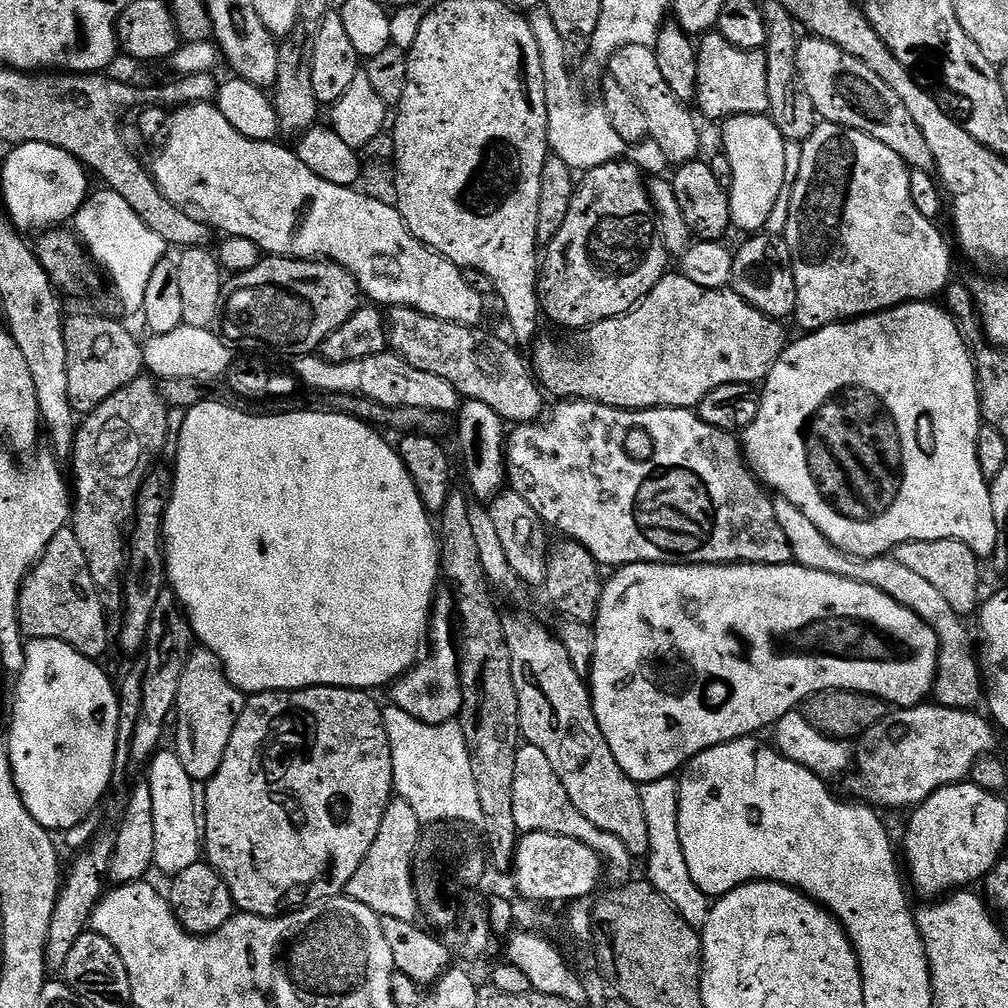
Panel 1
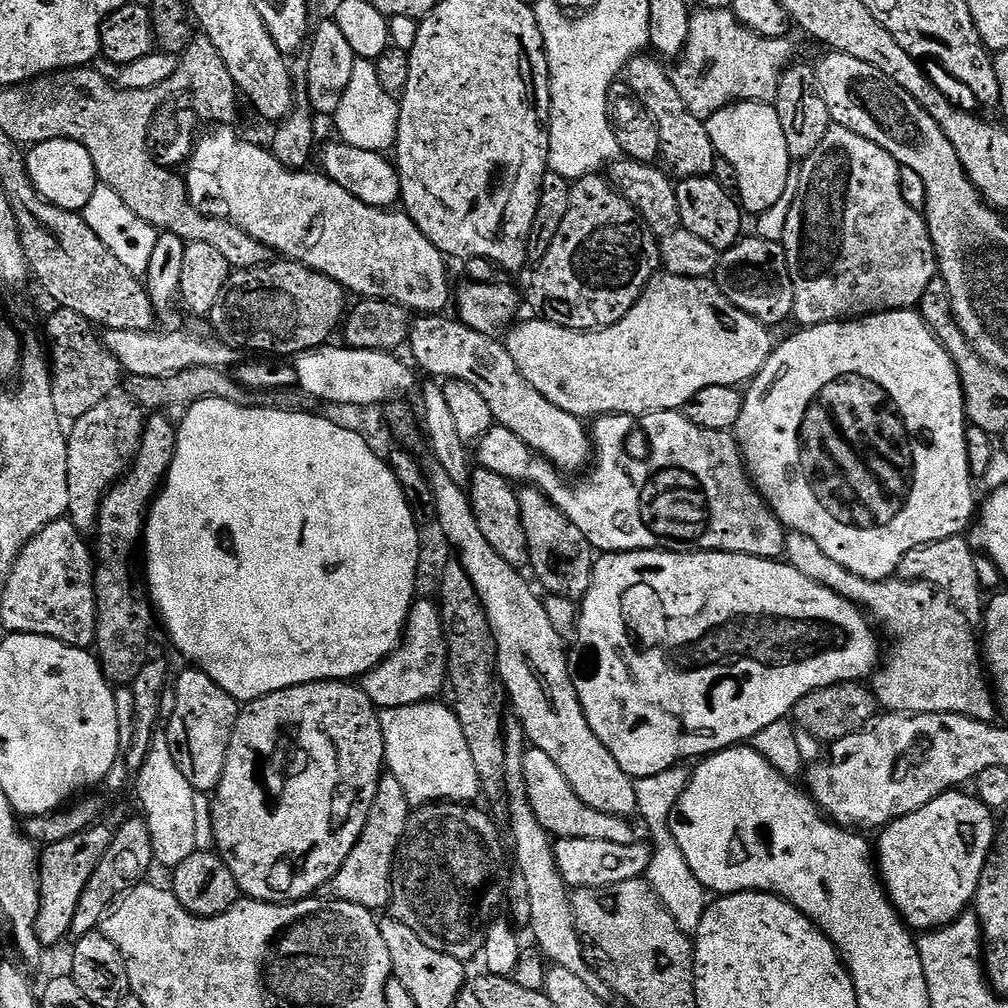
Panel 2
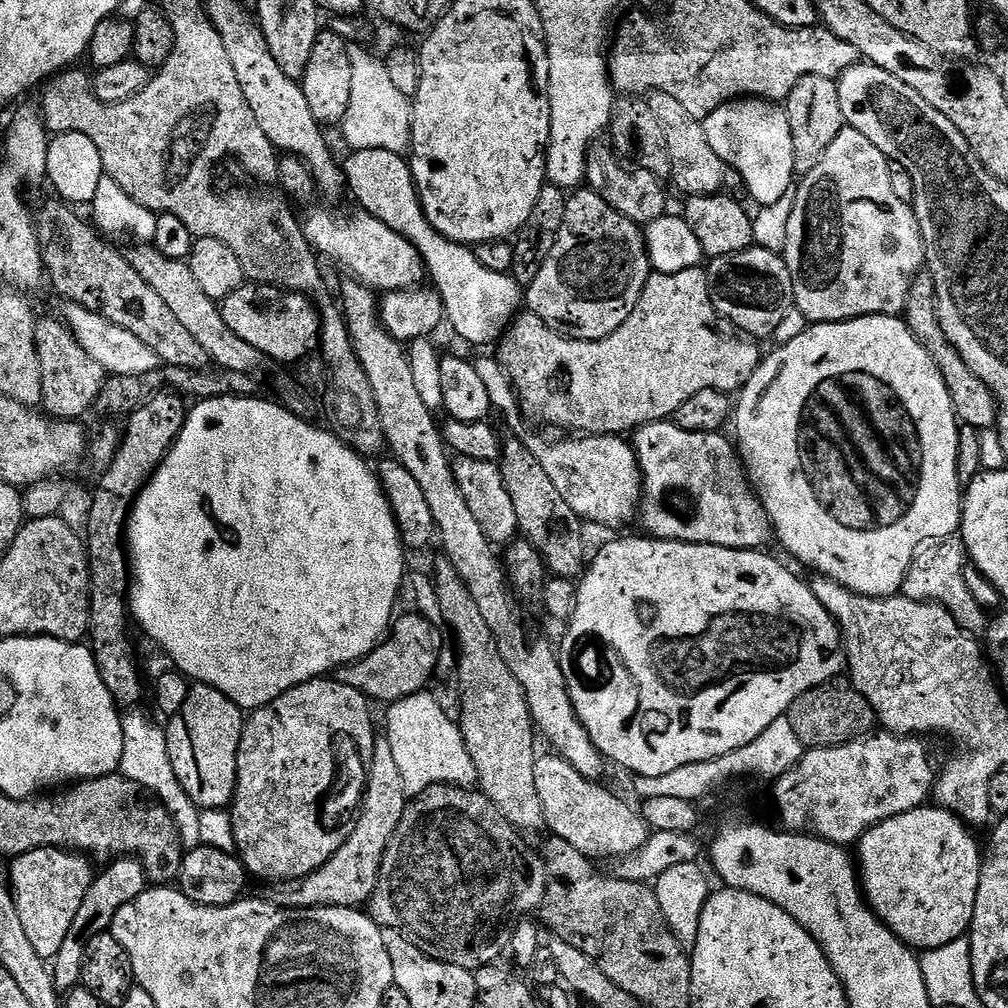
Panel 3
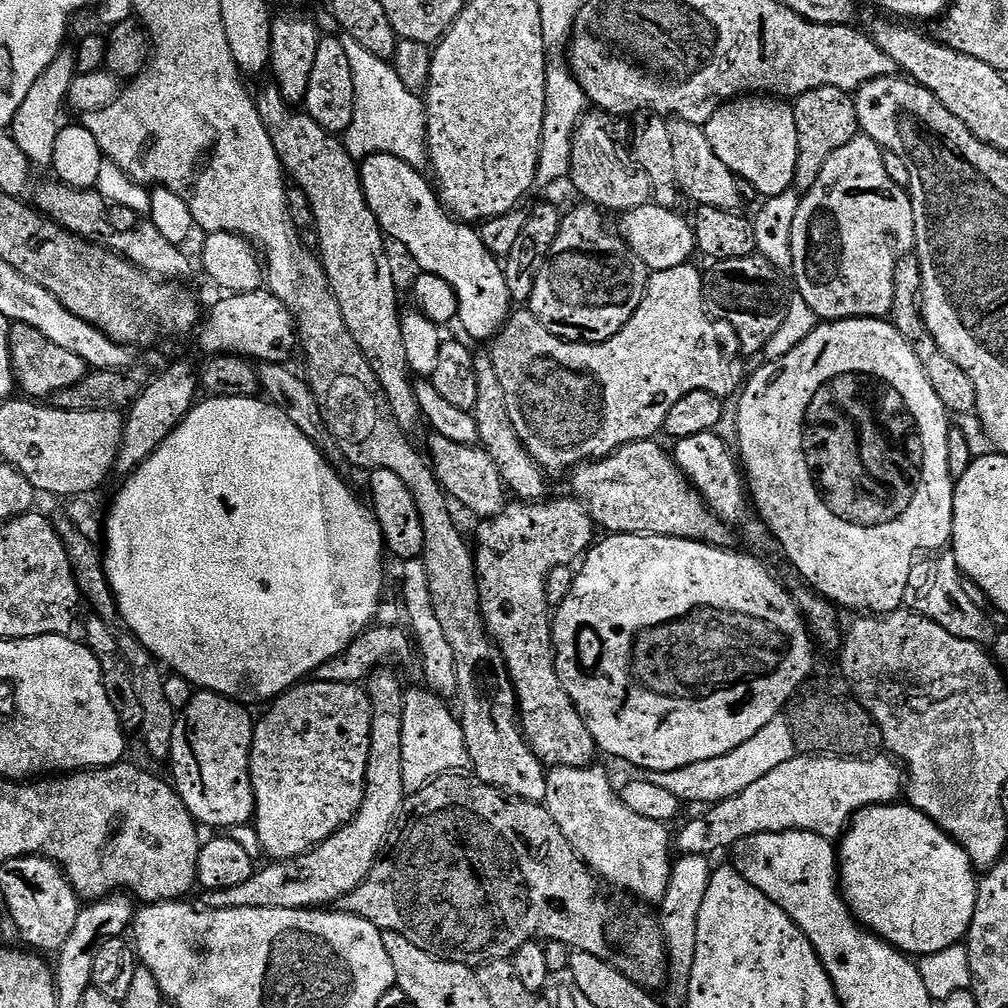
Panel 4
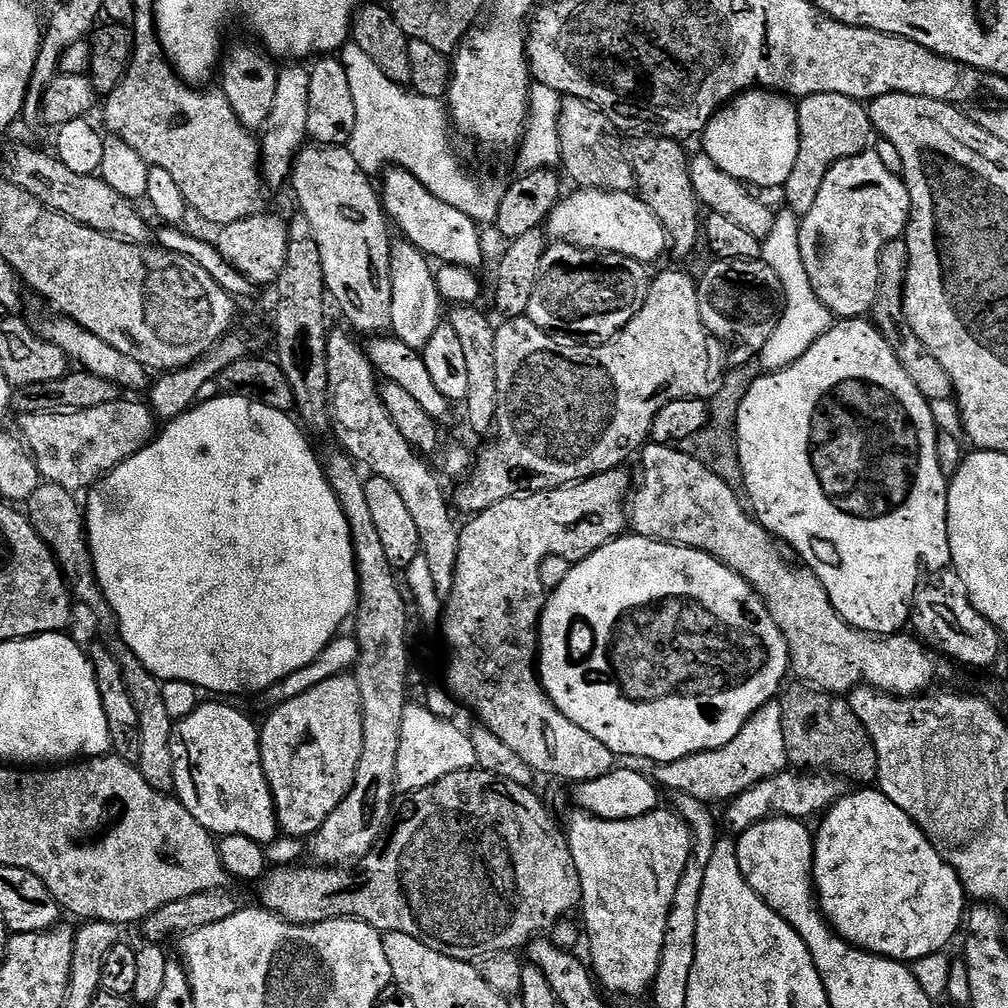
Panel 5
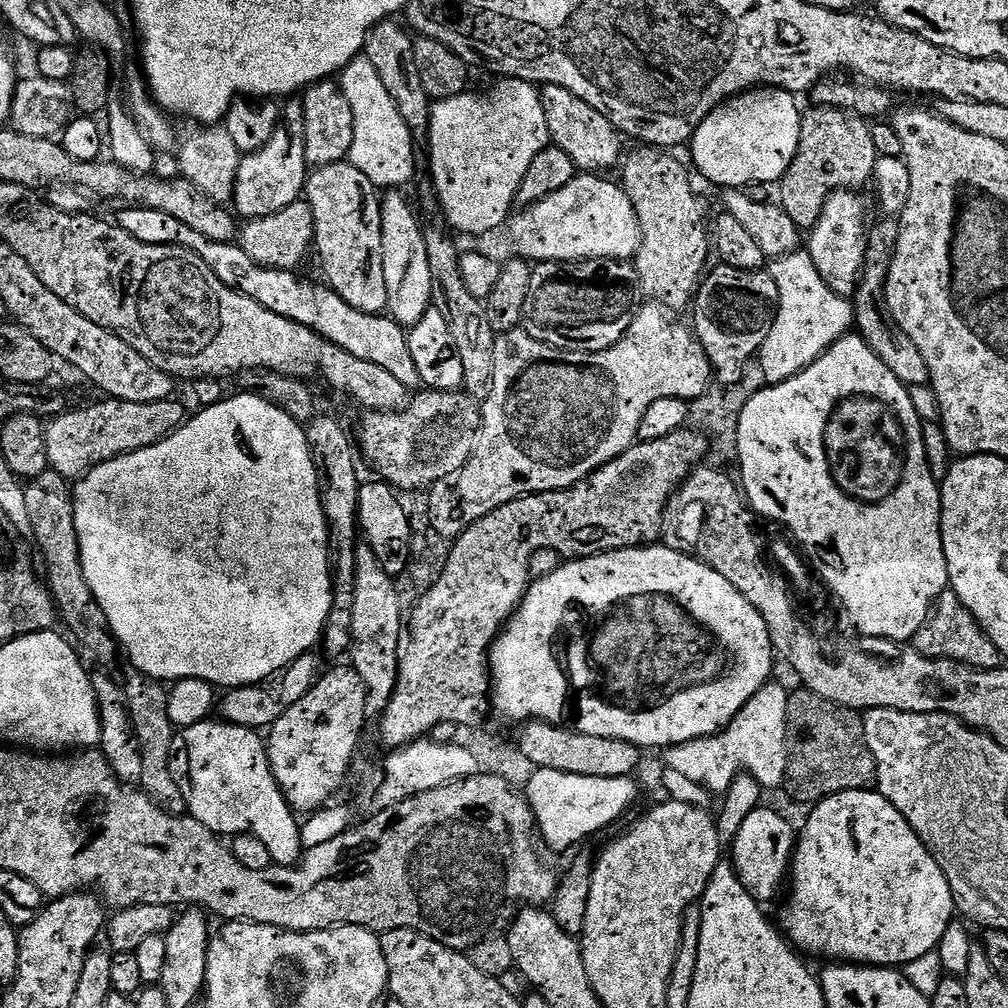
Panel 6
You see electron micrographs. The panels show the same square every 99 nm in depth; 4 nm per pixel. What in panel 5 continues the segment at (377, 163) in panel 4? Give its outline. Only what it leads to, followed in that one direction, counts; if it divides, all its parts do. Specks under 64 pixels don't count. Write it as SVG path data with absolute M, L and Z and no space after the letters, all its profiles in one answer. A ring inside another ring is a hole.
M391 167L383 173L382 179L384 179L382 203L385 213L394 225L395 231L396 228L400 231L399 235L403 239L418 246L418 250L422 250L425 256L440 264L457 264L463 268L479 269L479 264L484 260L484 248L480 245L481 229L476 221L466 214L462 214L462 210L454 210L454 206L442 202L442 198L438 198L433 192L426 190L426 186L422 186L422 182L418 182L418 178L414 178L414 174L410 174L406 170Z

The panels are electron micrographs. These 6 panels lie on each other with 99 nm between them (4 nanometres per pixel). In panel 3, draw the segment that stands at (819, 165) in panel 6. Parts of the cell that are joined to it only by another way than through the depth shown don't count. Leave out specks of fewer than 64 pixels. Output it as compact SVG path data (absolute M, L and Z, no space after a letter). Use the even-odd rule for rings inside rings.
M807 76L798 81L790 90L786 101L786 111L790 122L790 134L794 138L794 166L796 176L802 178L818 162L822 162L822 154L834 138L845 128L842 118L842 106L838 106L838 90L836 80L821 76Z

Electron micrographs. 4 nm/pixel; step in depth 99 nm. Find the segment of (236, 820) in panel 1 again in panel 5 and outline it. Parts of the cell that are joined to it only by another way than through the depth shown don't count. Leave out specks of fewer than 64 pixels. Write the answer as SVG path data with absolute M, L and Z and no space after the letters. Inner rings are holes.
M355 675L326 678L314 690L306 690L306 694L290 698L290 702L275 705L271 711L268 721L260 728L260 753L276 807L276 823L283 835L311 838L326 818L338 810L356 781L358 758L362 758L362 690Z

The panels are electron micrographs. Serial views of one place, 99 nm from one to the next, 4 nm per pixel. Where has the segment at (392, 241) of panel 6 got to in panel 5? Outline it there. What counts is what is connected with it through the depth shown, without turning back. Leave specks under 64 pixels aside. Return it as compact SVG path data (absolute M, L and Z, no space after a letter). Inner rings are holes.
M397 239L392 245L390 282L392 283L391 335L395 336L397 340L406 342L406 346L423 350L426 342L434 334L434 330L438 330L438 326L442 322L442 316L440 316L442 301L436 285L436 274L429 257L408 240Z

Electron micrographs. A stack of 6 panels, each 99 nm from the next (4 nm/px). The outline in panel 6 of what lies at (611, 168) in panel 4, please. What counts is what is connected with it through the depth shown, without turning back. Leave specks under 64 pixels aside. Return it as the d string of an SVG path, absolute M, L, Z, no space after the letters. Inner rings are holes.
M553 84L543 85L540 96L545 106L551 143L557 148L566 150L566 154L570 154L570 158L581 173L604 174L607 173L607 168L614 167L616 163L617 167L621 163L621 133L617 132L614 125L598 110L594 110L594 106L582 102L578 94L570 94L570 90Z

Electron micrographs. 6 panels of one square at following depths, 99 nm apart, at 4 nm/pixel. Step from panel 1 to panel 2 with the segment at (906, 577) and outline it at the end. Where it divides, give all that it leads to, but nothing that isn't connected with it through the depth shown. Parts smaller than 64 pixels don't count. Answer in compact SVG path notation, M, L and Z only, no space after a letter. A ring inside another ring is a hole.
M789 531L784 542L784 556L798 574L806 574L810 582L818 582L818 586L826 586L826 590L834 590L842 598L858 605L877 625L884 624L886 631L892 635L892 653L877 667L870 680L870 687L876 695L877 705L892 714L915 714L918 712L953 712L969 716L975 720L995 721L998 716L998 705L994 689L986 675L982 663L982 648L973 625L950 602L950 598L942 589L935 588L925 580L902 580L889 578L886 580L867 580L844 566L838 566L834 558L826 558L816 542L806 534Z

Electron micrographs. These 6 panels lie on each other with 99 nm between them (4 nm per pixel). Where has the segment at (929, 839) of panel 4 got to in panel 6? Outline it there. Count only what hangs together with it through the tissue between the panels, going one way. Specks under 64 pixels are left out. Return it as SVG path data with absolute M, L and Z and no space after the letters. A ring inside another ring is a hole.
M850 790L842 794L834 794L830 798L820 801L811 809L808 821L798 832L796 841L796 851L792 858L790 869L790 888L792 893L788 896L788 905L780 912L779 927L785 936L788 937L789 944L801 953L812 956L825 956L828 962L847 962L849 964L859 964L861 966L875 966L878 968L890 968L893 966L903 966L914 962L914 958L922 958L922 954L930 954L940 947L942 934L954 922L957 915L956 903L950 890L950 882L946 882L946 874L942 874L942 866L934 862L930 850L914 834L910 822L898 814L898 810L886 799L878 790Z

